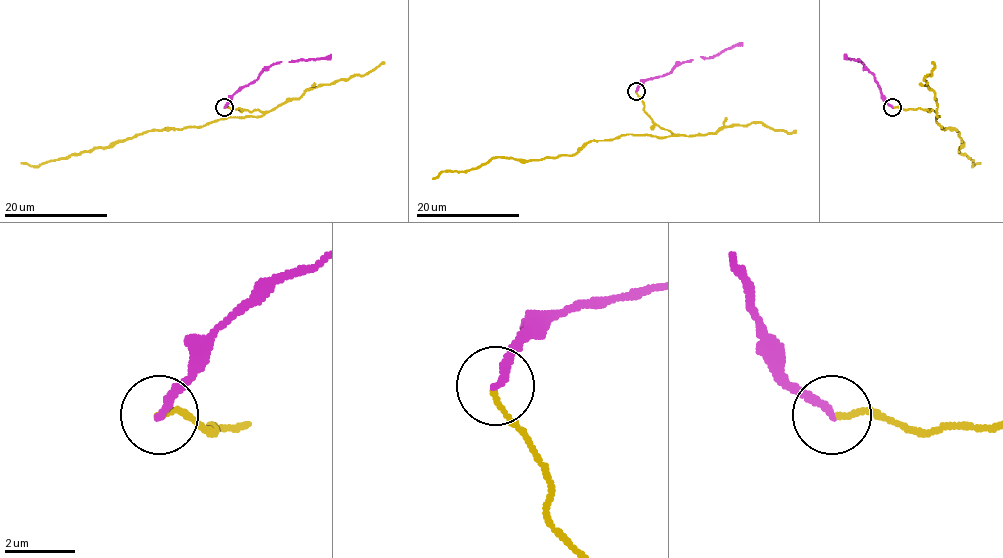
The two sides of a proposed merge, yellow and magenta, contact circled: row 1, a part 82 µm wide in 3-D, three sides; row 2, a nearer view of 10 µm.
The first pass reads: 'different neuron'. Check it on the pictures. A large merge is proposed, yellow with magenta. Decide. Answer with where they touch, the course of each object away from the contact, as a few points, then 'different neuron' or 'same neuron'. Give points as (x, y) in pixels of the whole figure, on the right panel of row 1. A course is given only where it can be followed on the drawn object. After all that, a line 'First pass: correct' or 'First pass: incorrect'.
place (892, 107); course yellow (892, 107), (932, 111), (941, 129), (958, 131), (958, 150), (972, 166), (980, 162); course magenta (892, 107), (863, 63), (843, 55); different neuron
First pass: correct

